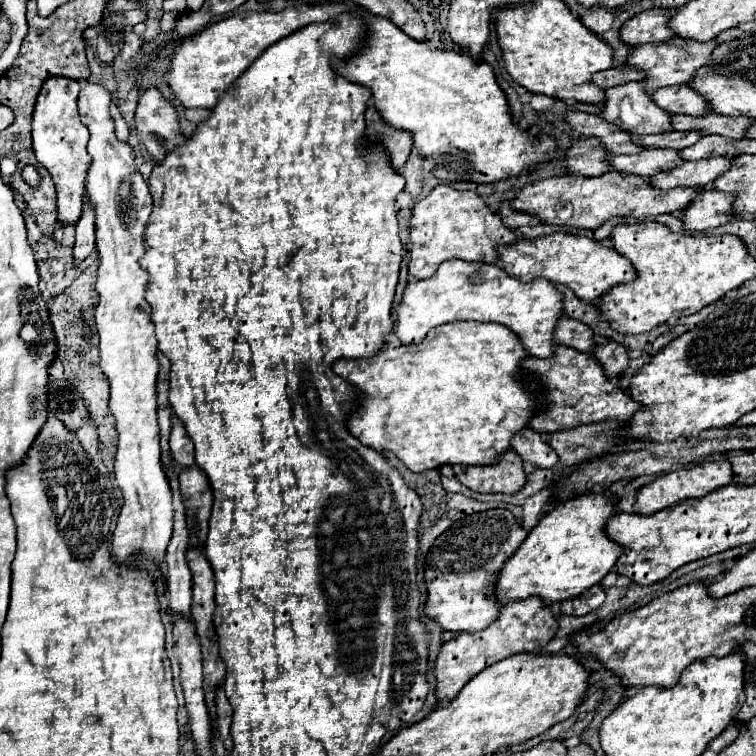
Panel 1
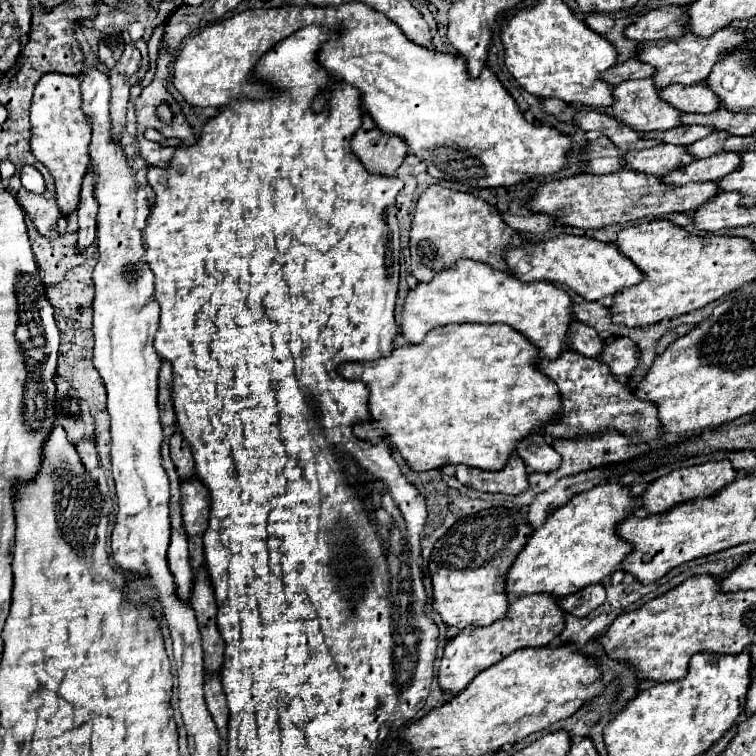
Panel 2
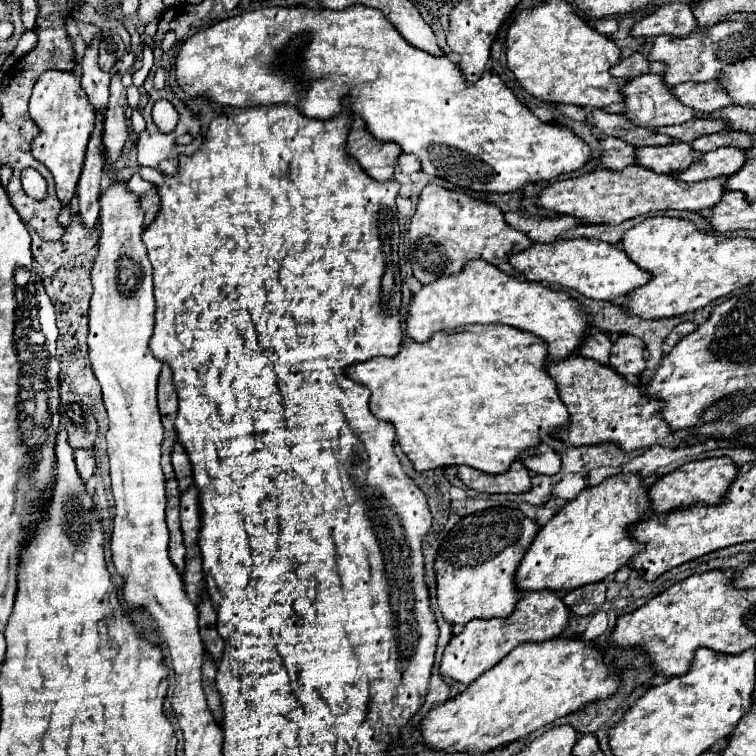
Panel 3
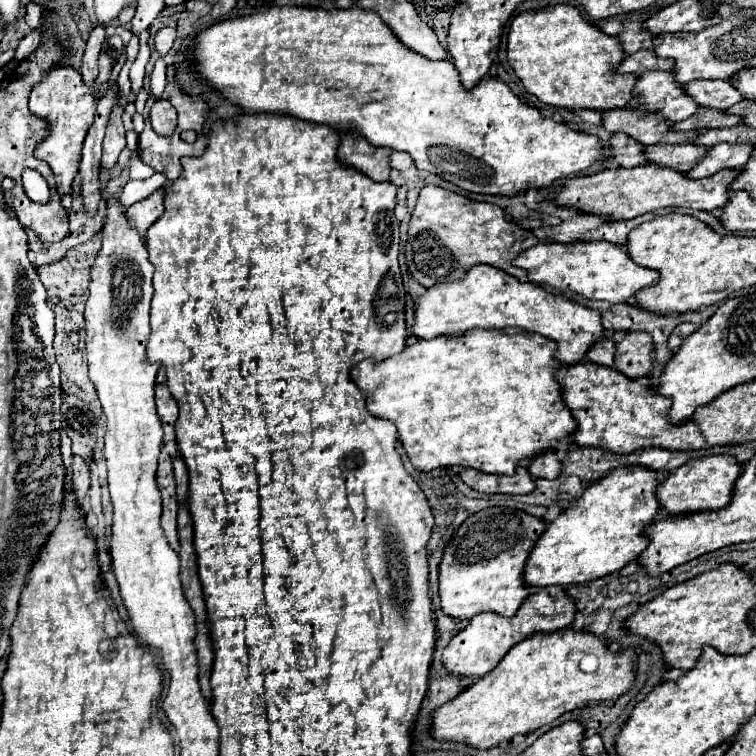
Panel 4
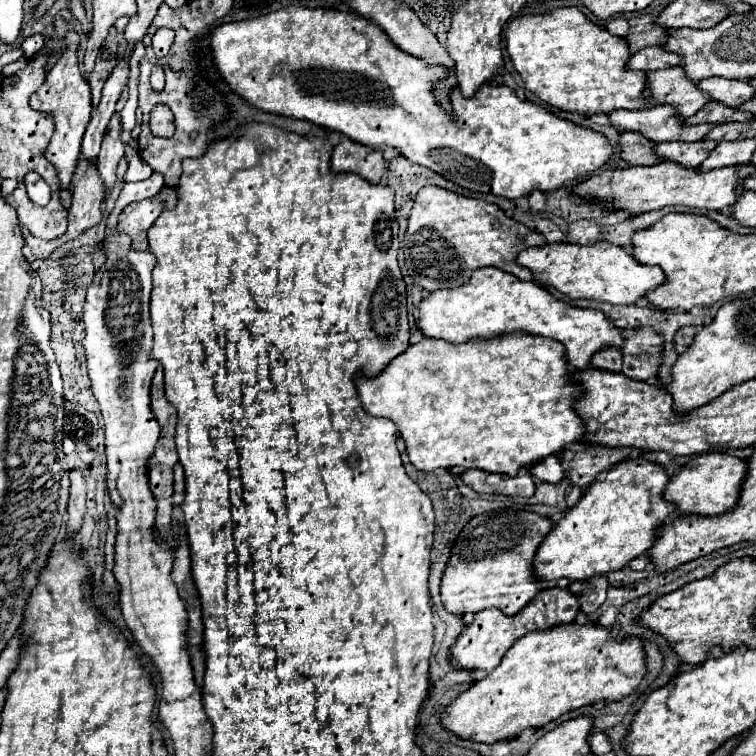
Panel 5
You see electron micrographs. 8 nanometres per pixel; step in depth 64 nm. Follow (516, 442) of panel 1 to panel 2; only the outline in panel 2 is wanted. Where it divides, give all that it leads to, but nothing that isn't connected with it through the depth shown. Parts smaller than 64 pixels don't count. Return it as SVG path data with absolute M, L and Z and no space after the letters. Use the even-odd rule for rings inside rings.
M532 432L518 442L516 454L536 472L552 472L560 466L560 454L556 454L556 450L538 432Z

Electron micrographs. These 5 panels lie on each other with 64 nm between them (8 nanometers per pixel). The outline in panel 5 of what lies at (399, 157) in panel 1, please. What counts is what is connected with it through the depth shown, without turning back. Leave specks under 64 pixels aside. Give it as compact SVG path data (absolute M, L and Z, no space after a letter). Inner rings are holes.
M346 136L340 138L332 154L334 172L354 172L362 178L368 178L368 182L378 184L386 176L386 168L388 162L384 160L380 150L374 150L364 144L356 144Z

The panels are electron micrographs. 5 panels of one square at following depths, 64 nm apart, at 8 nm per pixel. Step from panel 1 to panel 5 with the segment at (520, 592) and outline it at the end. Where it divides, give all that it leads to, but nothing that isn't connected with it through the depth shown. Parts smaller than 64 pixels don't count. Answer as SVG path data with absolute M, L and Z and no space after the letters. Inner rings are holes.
M644 458L616 464L616 468L606 472L604 480L590 484L588 492L582 494L576 506L564 512L544 538L544 544L540 544L534 556L536 580L568 578L570 582L578 582L628 566L630 560L654 544L658 526L676 512L676 506L662 496L666 484L668 476L660 464Z

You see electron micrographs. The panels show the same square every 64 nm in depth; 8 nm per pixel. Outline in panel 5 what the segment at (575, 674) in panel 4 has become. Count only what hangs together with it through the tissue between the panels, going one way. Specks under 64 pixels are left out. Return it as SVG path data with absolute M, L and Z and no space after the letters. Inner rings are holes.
M572 622L546 632L530 632L504 654L502 664L442 710L440 724L458 738L494 744L598 700L622 700L638 688L644 674L644 648L638 638L618 642L610 628L594 622L584 626Z

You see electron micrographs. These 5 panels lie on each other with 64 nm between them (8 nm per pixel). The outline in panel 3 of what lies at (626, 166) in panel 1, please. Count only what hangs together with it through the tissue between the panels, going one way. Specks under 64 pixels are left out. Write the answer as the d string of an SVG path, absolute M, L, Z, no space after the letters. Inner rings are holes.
M690 144L636 148L636 164L658 174L678 174L690 168L696 160L700 160L700 152L696 152Z

